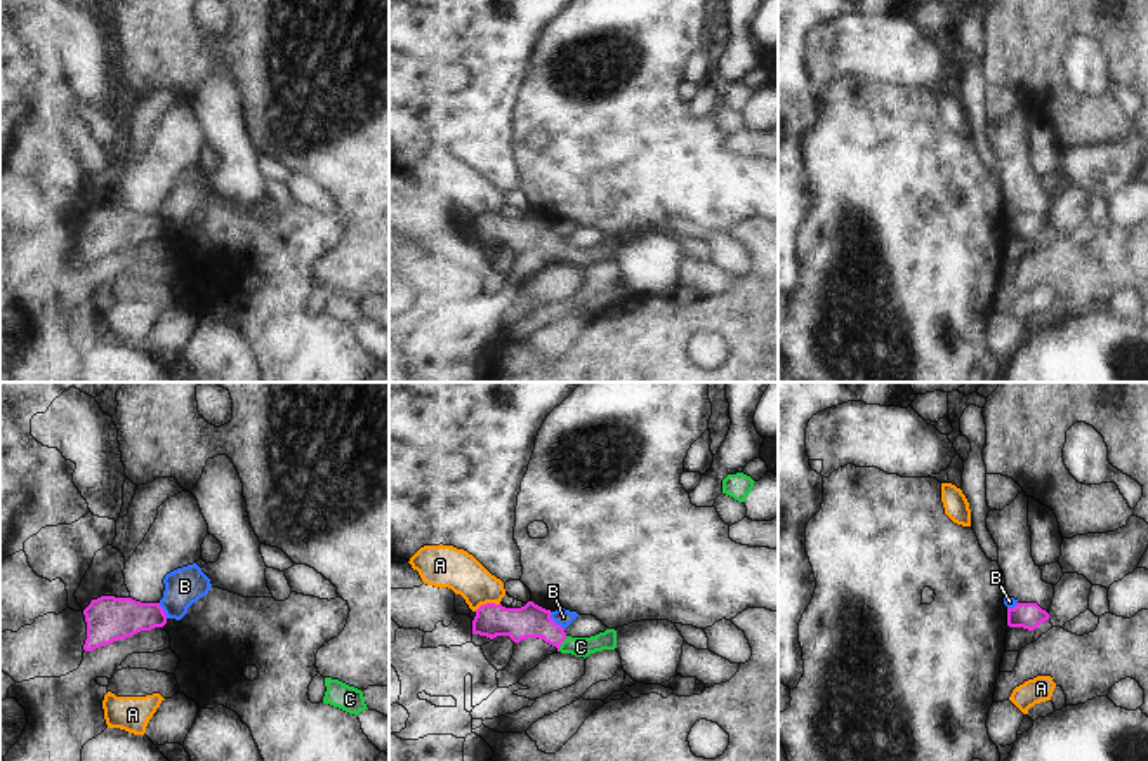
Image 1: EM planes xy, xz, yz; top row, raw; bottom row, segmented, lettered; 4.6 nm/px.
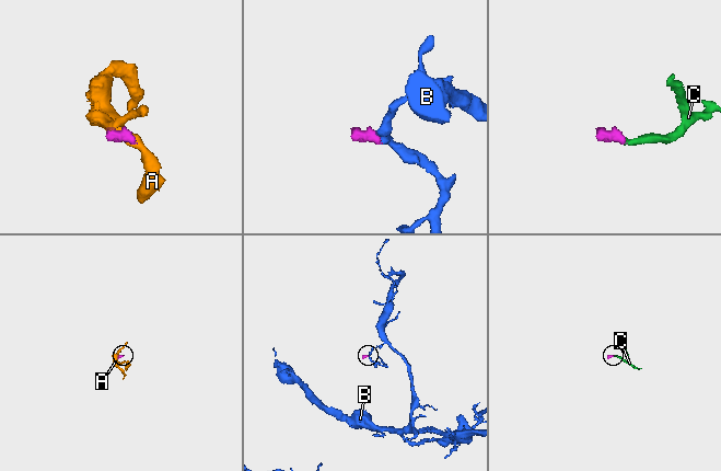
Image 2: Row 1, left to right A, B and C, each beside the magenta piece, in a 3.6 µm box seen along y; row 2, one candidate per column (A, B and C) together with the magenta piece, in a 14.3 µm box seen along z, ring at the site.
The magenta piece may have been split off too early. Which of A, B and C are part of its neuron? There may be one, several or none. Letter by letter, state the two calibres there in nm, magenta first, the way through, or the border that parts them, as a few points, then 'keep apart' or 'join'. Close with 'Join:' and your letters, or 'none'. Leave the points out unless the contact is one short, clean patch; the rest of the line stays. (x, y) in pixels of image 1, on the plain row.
A: 160/190 nm | along xz (499, 214), (481, 214), (475, 221) | keep apart
B: 160/80 nm | along xz (549, 223), (563, 240) | keep apart
C: 160/100 nm | across xz (530, 231), (546, 238), (561, 252), (580, 258) | join
Join: C

